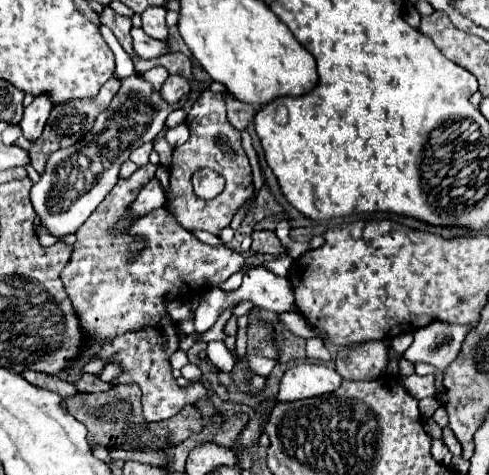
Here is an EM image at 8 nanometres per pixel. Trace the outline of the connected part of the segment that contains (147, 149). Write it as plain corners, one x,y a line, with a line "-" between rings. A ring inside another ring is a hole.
143,144
143,146
139,146
139,148
135,148
133,152
131,152
131,156
129,156
129,160
131,162
135,162
137,166
145,166
147,162
149,162
149,154
151,154
151,150
153,150
153,144

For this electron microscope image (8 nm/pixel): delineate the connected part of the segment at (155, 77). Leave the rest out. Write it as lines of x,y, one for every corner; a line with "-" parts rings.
157,66
157,68
151,68
151,70
147,70
145,74
141,74
151,86
153,86
153,90
159,90
161,88
161,84
167,80
167,76
169,76
169,72
165,70
165,68
161,68
161,66

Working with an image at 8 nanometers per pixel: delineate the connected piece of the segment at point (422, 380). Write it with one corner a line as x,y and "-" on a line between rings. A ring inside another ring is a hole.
411,374
411,376
405,376
401,382
403,382
405,390
407,390
415,400
421,400
421,398
425,398
425,396
435,396
433,380
435,380
433,374
427,374
427,376

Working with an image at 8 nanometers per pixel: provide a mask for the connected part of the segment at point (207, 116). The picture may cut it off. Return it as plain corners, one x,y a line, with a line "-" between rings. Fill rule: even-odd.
207,99
207,102
195,102
193,108
189,110
189,116
187,116
187,126
191,130
191,138
183,144
183,146
177,146
175,152
173,152
173,162
171,162
171,174
169,174
169,200
167,200
167,208
171,210
171,214
177,218
177,222
181,226
185,226
187,230
205,230
205,232
211,232
211,234
219,234
221,228
229,226
235,210
239,206
245,204
245,200
253,194
253,182
251,182
251,164
249,164
249,158
245,154
245,150
241,148
241,136
239,136
239,130
231,126
231,122
227,120
225,116
225,99
-
201,168
211,168
215,172
219,172
223,178
225,178
225,190
221,196
217,196
215,200
199,200
195,194
193,194
193,188
191,188
191,176
193,172
201,170

